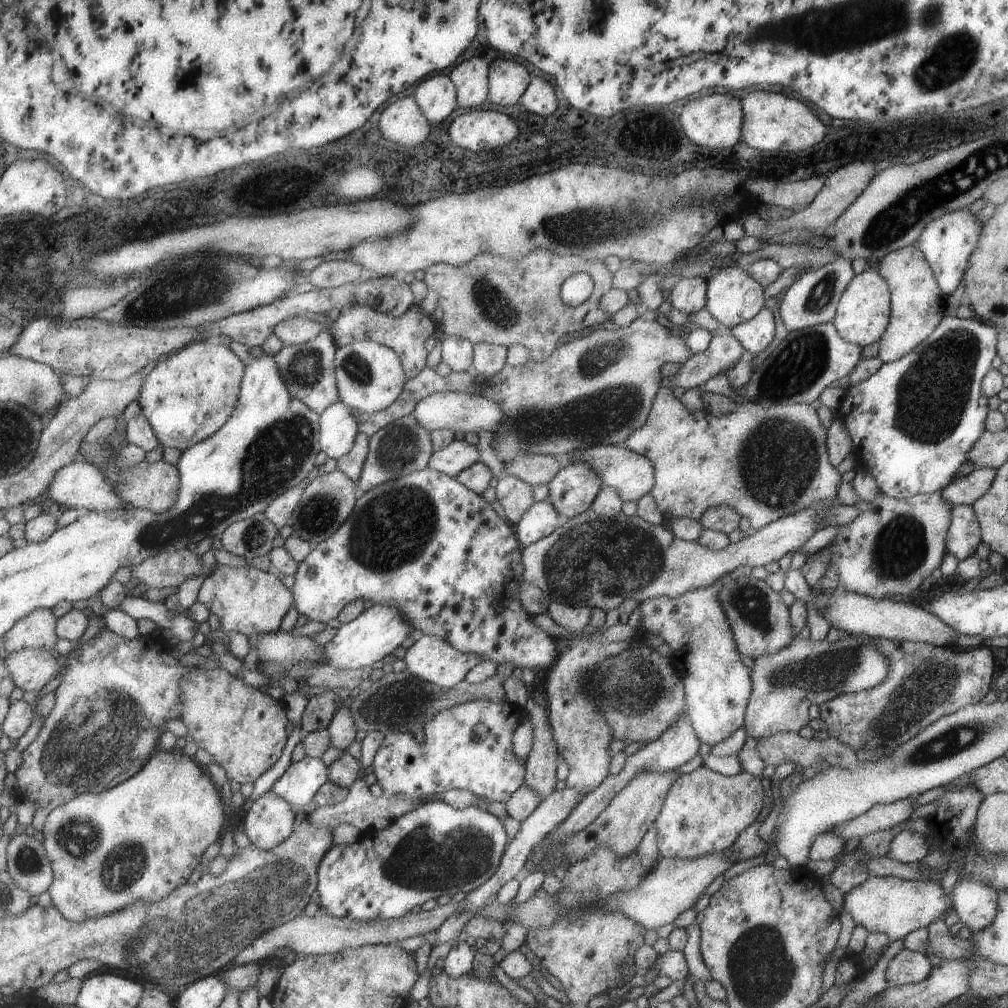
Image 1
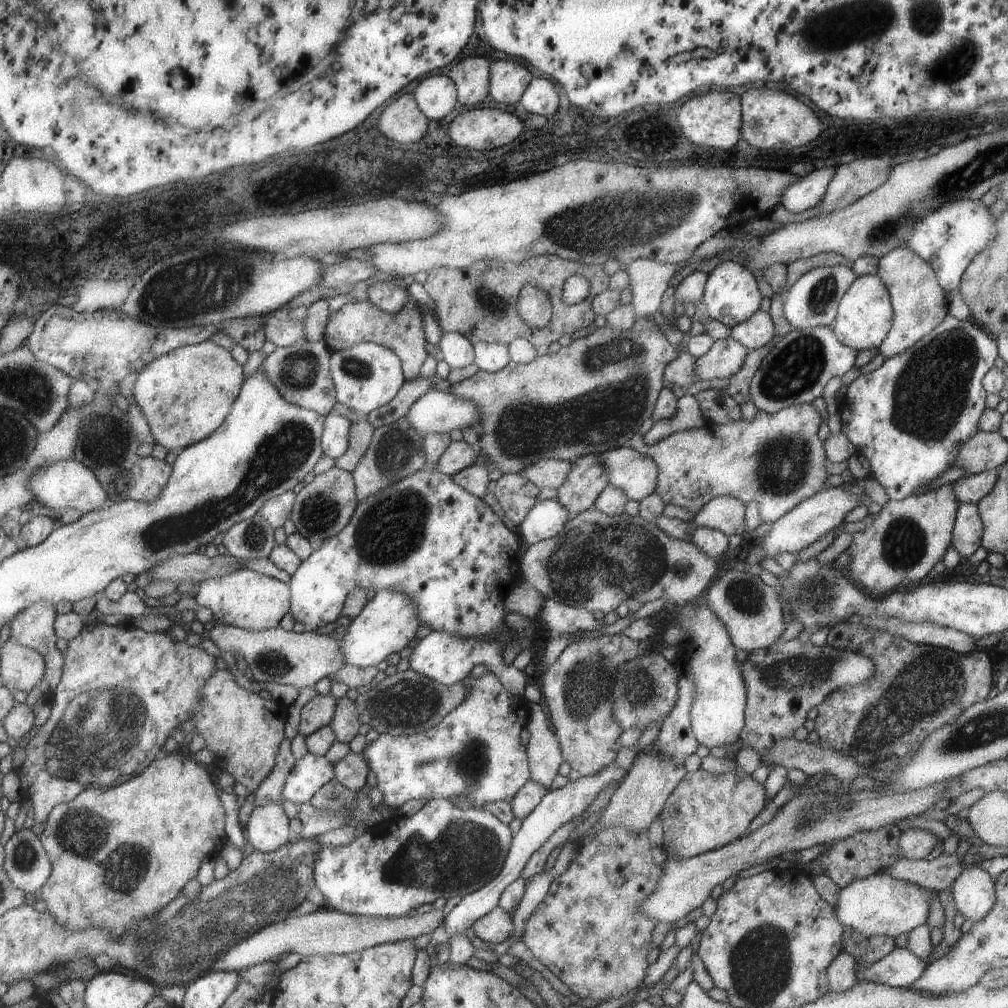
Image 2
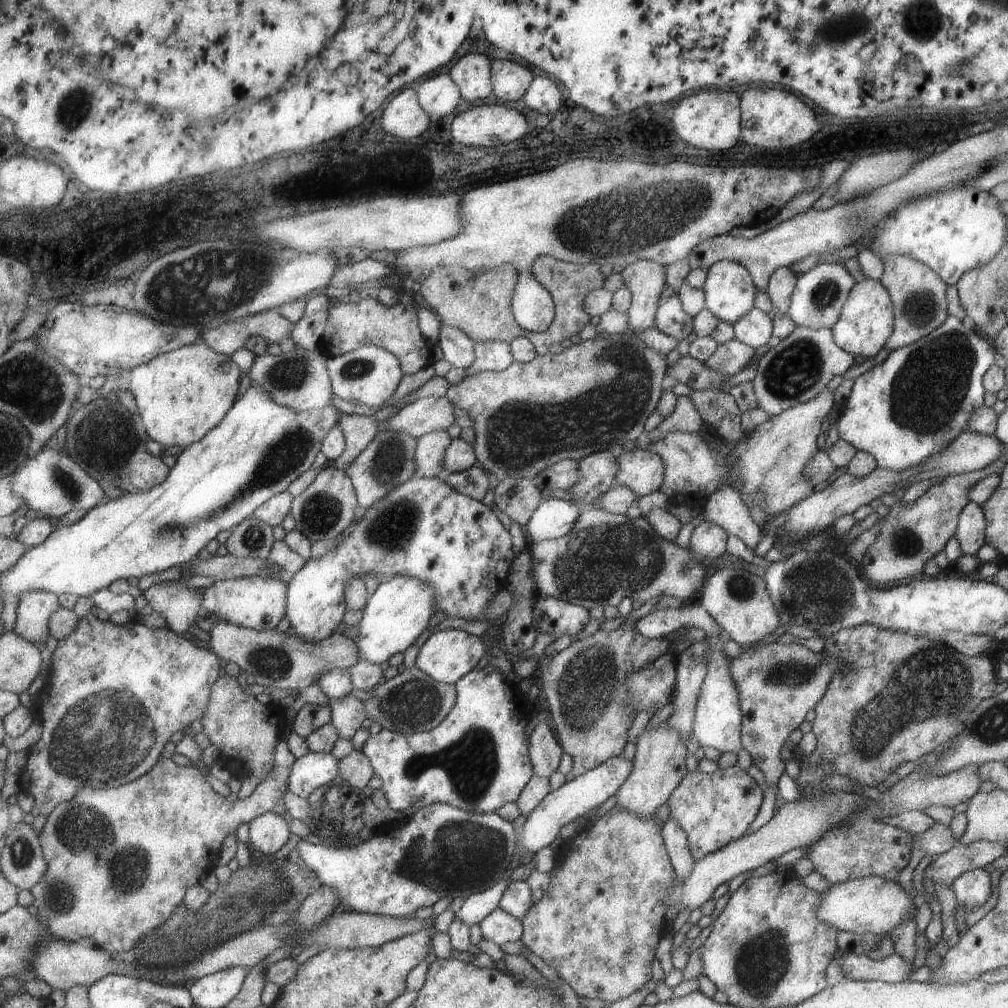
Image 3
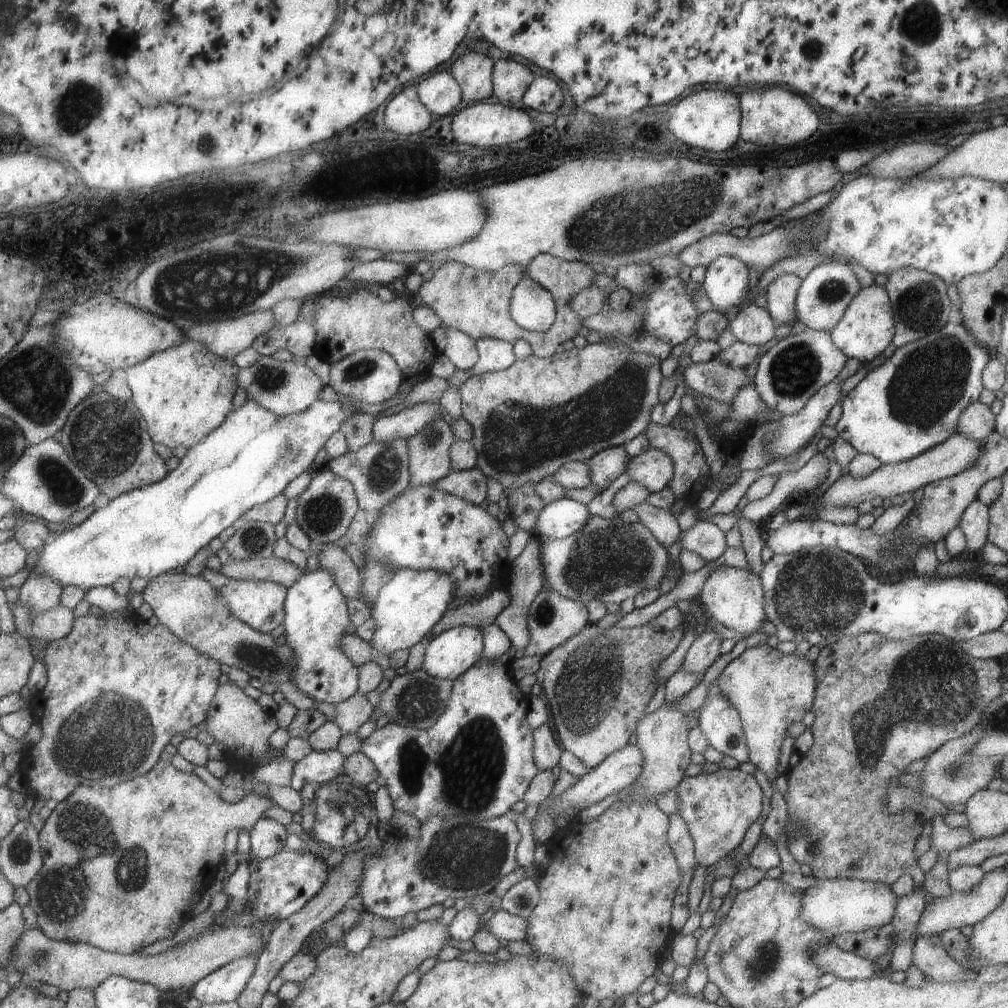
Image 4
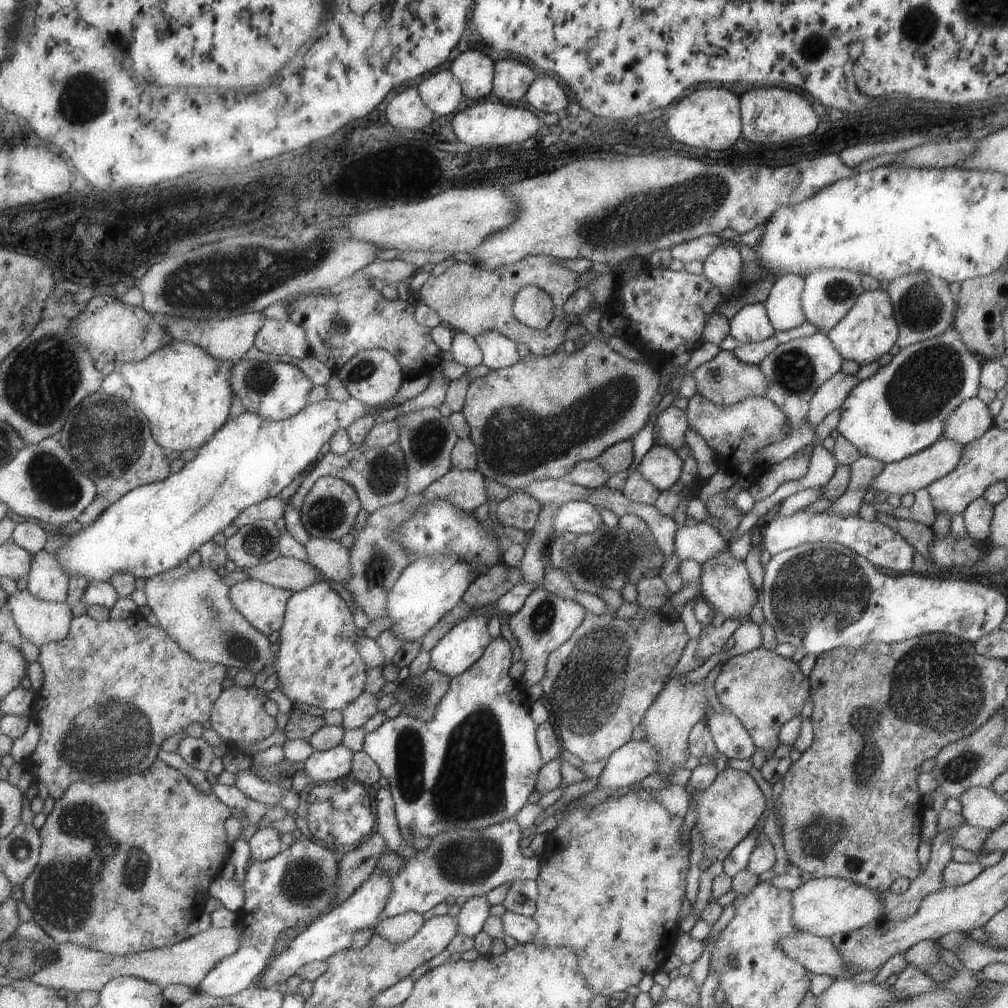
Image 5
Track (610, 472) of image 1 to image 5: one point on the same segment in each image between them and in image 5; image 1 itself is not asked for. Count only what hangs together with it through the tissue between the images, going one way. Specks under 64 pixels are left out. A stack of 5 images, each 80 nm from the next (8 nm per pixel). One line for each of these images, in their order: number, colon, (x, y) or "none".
2: (634, 473)
3: (642, 471)
4: (653, 469)
5: (661, 466)

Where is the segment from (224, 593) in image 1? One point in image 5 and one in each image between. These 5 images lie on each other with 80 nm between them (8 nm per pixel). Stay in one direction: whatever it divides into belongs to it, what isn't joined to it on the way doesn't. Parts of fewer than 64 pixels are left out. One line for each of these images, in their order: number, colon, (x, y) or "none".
2: (247, 599)
3: (258, 602)
4: (261, 604)
5: (264, 605)

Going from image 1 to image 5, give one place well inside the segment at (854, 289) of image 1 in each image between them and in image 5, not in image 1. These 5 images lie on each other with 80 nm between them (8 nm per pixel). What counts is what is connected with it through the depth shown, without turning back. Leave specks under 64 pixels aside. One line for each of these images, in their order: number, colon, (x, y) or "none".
2: (864, 314)
3: (865, 321)
4: (867, 326)
5: (868, 331)

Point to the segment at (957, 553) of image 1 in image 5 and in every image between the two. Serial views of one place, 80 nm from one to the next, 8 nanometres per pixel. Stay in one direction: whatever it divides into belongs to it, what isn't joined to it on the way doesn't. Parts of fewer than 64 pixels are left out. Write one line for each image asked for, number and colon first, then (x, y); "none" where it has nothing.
2: (967, 530)
3: (970, 533)
4: (974, 521)
5: (977, 515)

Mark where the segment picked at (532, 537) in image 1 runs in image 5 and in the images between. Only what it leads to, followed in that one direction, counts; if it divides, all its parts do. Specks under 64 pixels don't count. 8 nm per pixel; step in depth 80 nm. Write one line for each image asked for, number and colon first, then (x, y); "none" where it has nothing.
2: (545, 519)
3: (553, 518)
4: (558, 519)
5: (578, 517)

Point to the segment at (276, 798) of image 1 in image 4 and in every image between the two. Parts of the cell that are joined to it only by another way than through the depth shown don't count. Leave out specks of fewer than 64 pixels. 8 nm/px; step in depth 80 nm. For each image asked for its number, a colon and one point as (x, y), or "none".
2: (268, 829)
3: (268, 833)
4: (268, 838)

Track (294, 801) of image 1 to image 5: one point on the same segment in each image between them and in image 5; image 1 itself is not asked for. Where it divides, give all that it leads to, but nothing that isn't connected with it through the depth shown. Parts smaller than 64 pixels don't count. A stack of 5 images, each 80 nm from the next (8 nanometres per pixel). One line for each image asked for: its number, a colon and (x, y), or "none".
2: (310, 773)
3: (309, 772)
4: (320, 767)
5: (322, 766)

